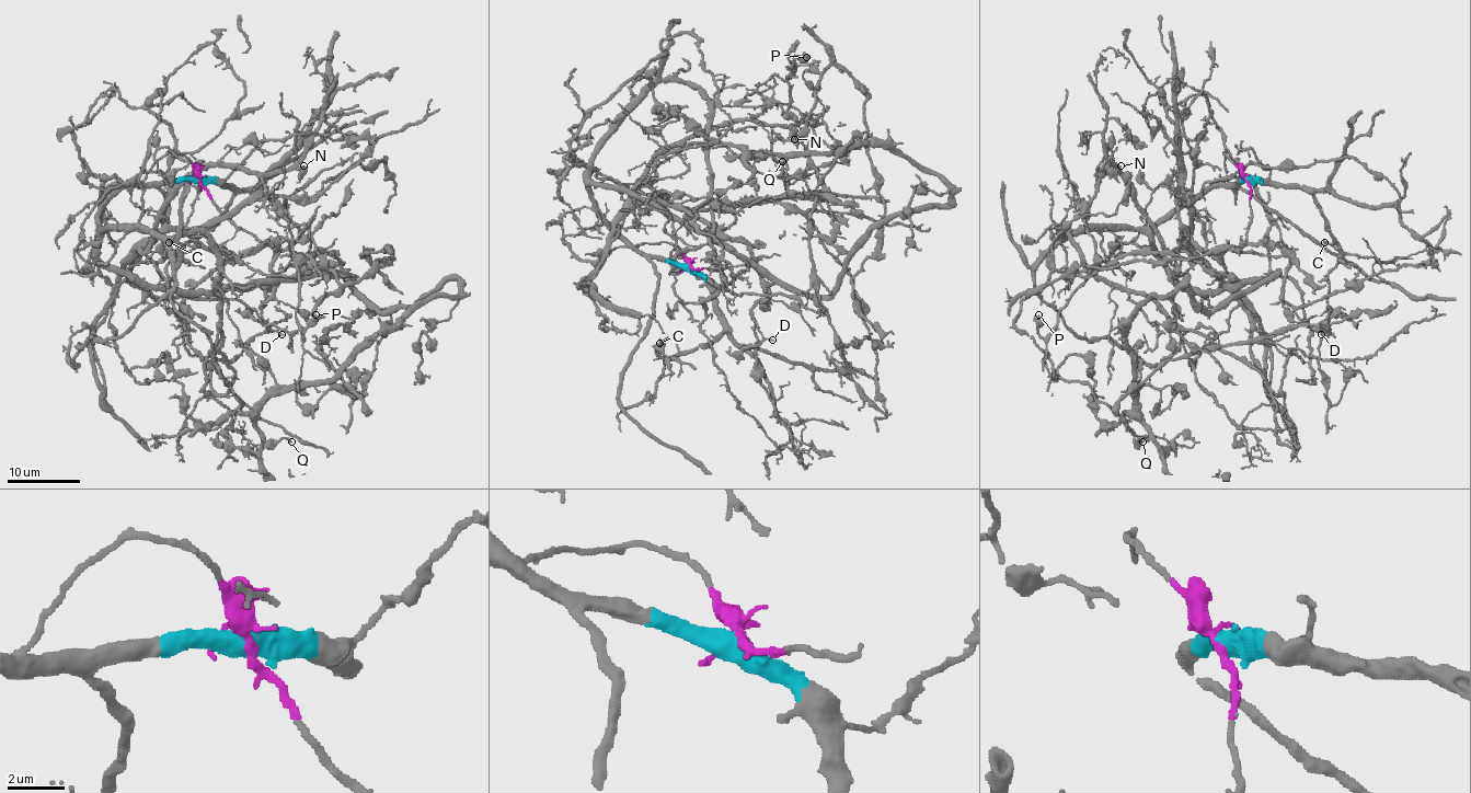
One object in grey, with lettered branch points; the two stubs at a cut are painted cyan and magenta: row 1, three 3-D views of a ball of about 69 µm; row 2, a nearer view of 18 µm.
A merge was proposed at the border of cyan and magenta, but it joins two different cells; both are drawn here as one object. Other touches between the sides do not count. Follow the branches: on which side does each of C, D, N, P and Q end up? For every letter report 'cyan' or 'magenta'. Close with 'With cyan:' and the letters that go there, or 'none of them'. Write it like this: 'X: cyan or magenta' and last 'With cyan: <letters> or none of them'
C: cyan
D: magenta
N: magenta
P: magenta
Q: cyan
With cyan: C, Q

